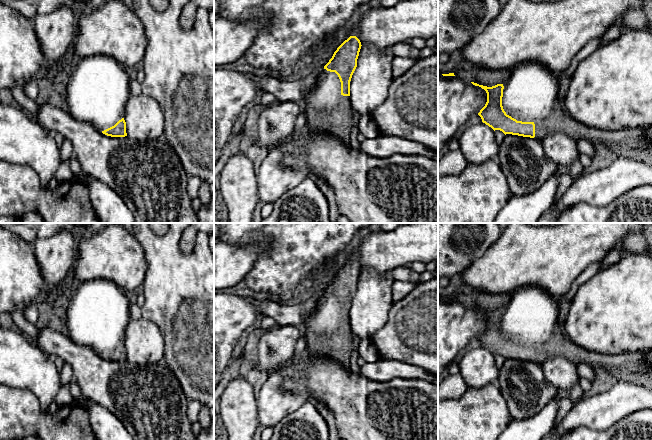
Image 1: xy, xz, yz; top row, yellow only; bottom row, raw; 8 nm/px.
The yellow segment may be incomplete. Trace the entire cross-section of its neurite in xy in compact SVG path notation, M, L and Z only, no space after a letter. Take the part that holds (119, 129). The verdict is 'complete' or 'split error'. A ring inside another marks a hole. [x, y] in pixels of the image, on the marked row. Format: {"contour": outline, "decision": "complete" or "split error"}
{"contour": "M95 55L78 60L68 76L66 110L107 136L127 136L124 116L130 79L126 69L112 57Z", "decision": "split error"}

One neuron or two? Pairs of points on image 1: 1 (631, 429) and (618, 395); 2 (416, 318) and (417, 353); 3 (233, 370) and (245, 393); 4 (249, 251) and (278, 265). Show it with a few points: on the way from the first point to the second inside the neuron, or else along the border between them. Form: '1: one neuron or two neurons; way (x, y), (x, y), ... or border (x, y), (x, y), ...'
1: two neurons; border (641, 408), (628, 413), (606, 429)
2: one neuron; way (425, 327), (427, 329), (426, 344)
3: two neurons; border (239, 374), (224, 389)
4: two neurons; border (262, 244), (263, 247), (253, 267), (245, 275)

